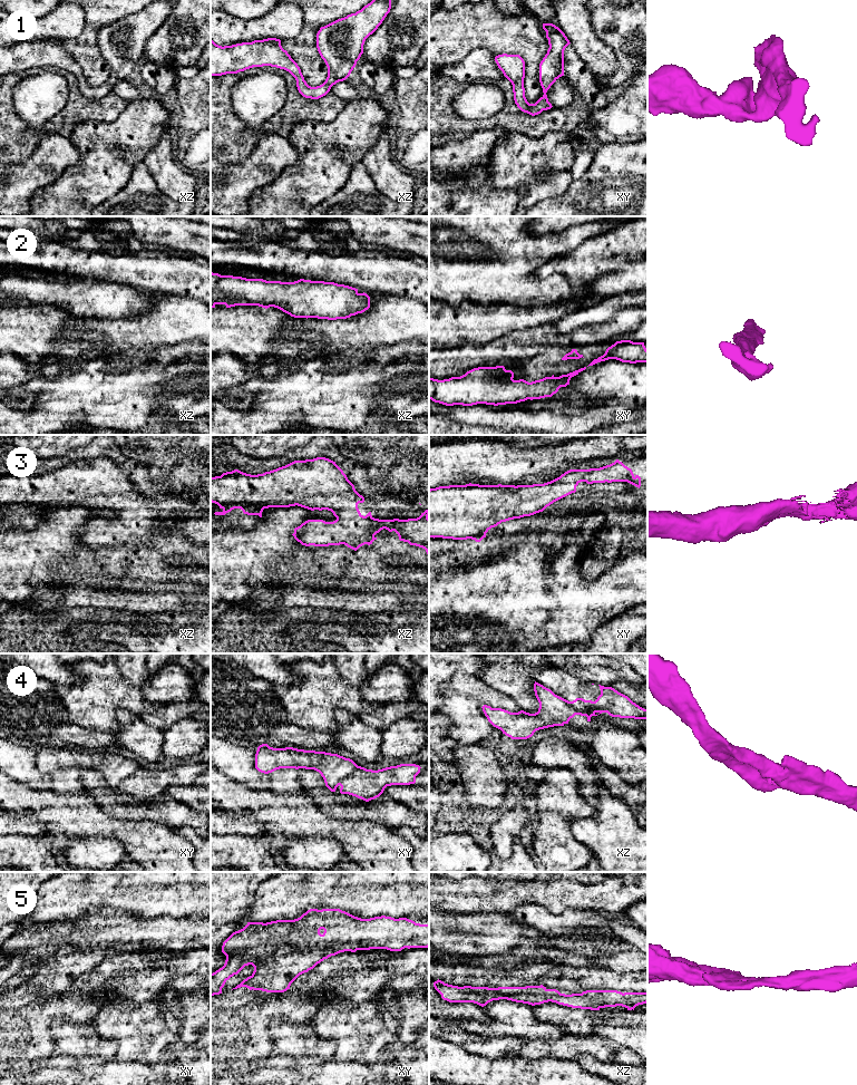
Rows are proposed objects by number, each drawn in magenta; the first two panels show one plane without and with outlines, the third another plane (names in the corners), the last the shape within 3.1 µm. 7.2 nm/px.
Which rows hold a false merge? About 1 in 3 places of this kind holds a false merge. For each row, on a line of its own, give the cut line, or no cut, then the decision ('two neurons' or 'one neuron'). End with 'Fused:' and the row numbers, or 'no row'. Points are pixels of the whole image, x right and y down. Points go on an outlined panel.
1: cut none; one neuron
2: cut none; one neuron
3: cut none; one neuron
4: cut xz (568, 701), (576, 709), (591, 716); two neurons
5: cut none; one neuron
Fused: 4

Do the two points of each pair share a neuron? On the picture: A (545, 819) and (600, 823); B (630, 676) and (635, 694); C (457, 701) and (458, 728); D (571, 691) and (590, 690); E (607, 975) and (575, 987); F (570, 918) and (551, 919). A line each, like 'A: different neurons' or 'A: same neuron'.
A: different neurons
B: different neurons
C: same neuron
D: same neuron
E: same neuron
F: same neuron

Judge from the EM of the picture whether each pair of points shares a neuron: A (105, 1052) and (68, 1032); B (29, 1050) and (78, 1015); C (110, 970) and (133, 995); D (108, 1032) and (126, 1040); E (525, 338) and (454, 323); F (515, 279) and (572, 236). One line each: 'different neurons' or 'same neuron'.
A: same neuron
B: same neuron
C: same neuron
D: same neuron
E: different neurons
F: same neuron

